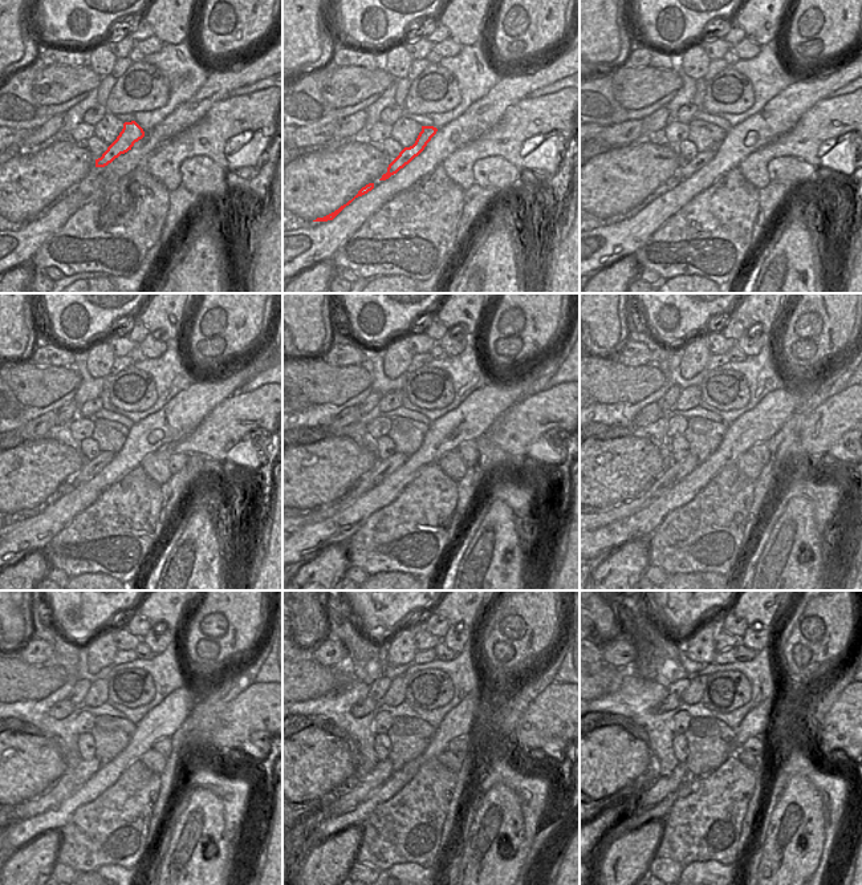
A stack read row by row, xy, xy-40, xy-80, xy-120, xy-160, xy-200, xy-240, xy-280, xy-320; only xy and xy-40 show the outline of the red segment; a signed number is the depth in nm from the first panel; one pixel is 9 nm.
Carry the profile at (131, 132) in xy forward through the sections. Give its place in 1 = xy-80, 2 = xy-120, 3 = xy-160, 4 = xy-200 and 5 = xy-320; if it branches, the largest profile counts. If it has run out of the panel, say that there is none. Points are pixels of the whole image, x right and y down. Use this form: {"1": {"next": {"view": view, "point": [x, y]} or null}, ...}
{"1": {"next": {"view": "xy-80", "point": [702, 158]}}, "2": {"next": {"view": "xy-120", "point": [90, 469]}}, "3": {"next": {"view": "xy-160", "point": [382, 469]}}, "4": {"next": {"view": "xy-200", "point": [675, 471]}}, "5": {"next": {"view": "xy-320", "point": [654, 791]}}}

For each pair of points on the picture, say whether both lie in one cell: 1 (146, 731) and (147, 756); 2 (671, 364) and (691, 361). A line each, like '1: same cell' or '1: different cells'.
1: different cells
2: different cells

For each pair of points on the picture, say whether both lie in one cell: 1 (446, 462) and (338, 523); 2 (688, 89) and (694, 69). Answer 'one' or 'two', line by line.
1: two
2: two

